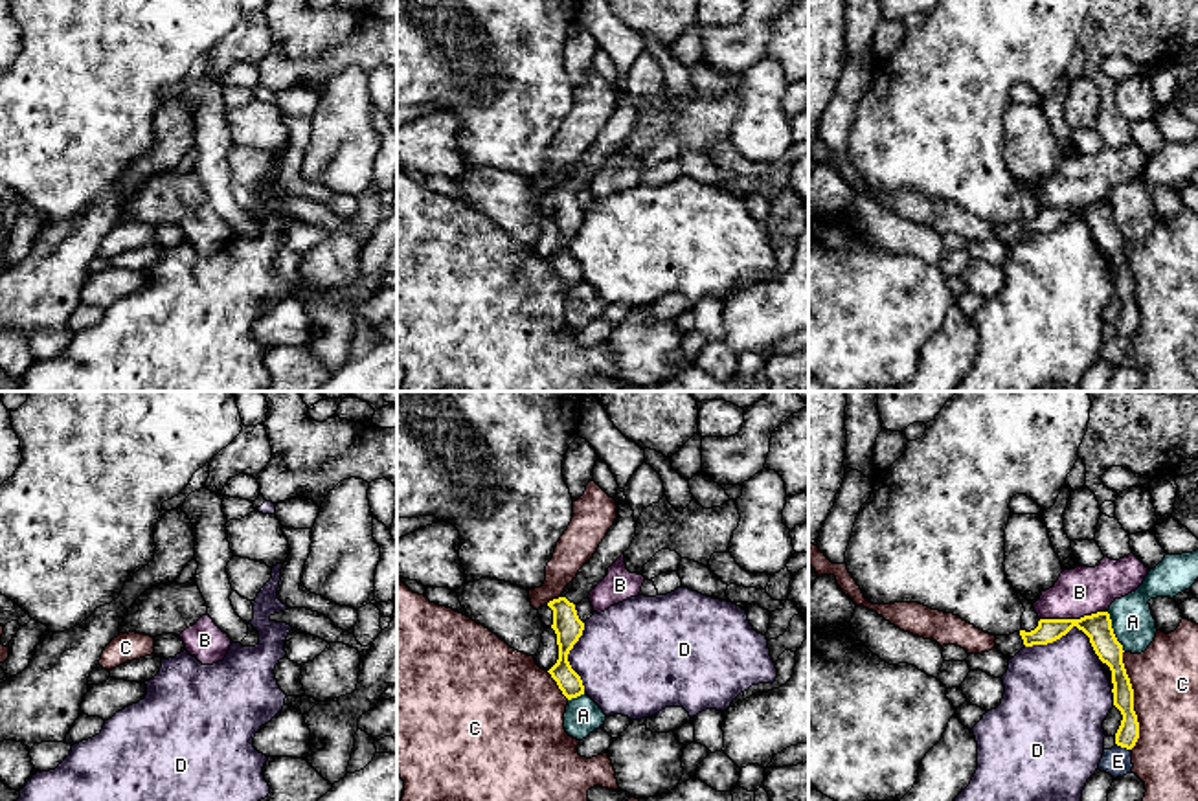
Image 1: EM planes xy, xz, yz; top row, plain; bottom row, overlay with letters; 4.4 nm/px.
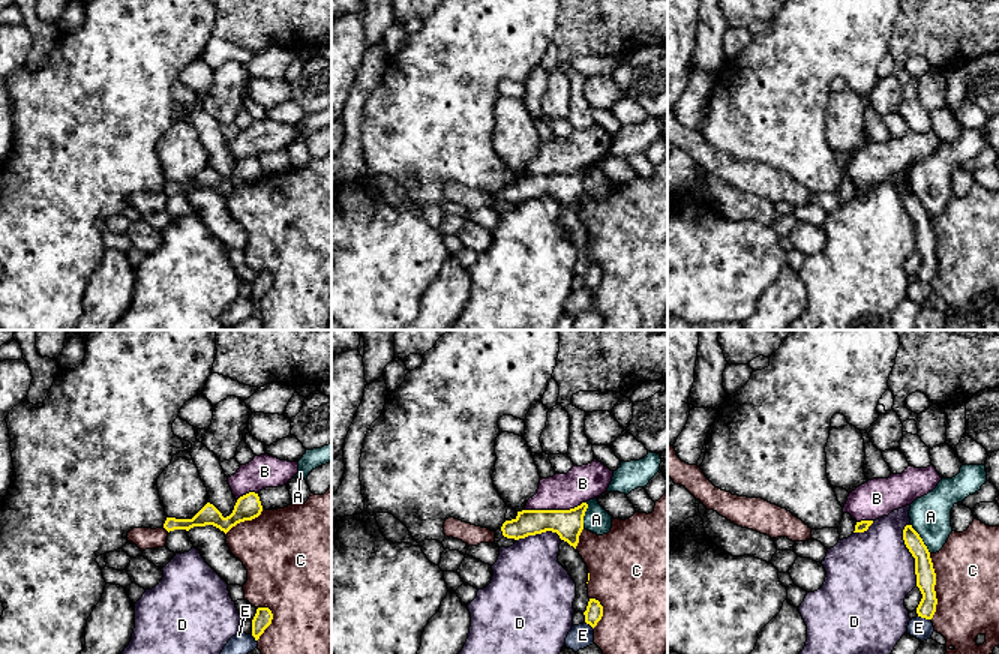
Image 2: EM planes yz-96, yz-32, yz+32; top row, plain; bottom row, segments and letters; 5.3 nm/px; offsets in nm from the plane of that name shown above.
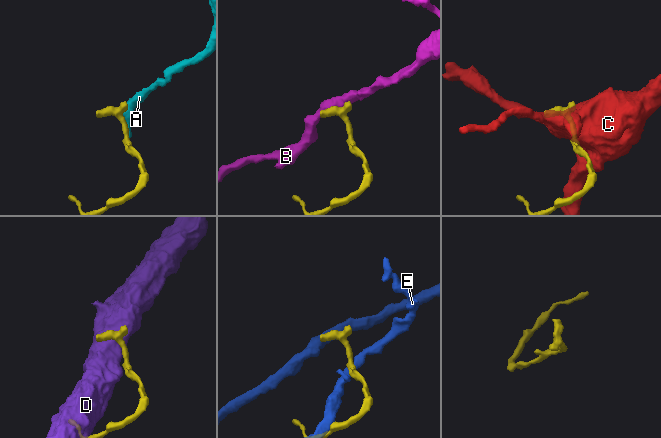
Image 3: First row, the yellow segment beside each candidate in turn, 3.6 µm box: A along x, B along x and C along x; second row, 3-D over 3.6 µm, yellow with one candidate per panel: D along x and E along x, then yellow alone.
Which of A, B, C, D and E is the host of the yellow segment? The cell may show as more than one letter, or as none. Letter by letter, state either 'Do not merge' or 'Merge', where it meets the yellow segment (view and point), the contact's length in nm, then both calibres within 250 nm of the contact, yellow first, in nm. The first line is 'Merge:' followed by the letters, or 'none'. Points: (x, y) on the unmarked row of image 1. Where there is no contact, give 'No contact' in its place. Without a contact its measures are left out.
Merge: none
A: Do not merge. Touches yellow at yz (1112, 221). Shared border 190 nm. Thickness 120 nm (yellow) against 190 nm
B: Do not merge. Touches yellow at yz (1073, 208). Shared border 300 nm. Thickness 120 nm (yellow) against 220 nm
C: Do not merge. Touches yellow at yz (1132, 289). Shared border 440 nm. Thickness 110 nm (yellow) against 280 nm
D: Do not merge. Touches yellow at yz (1068, 219). Shared border 340 nm. Thickness 120 nm (yellow) against 380 nm
E: Do not merge. Touches yellow at yz (1123, 335). Shared border 60 nm. Thickness 100 nm (yellow) against 130 nm

